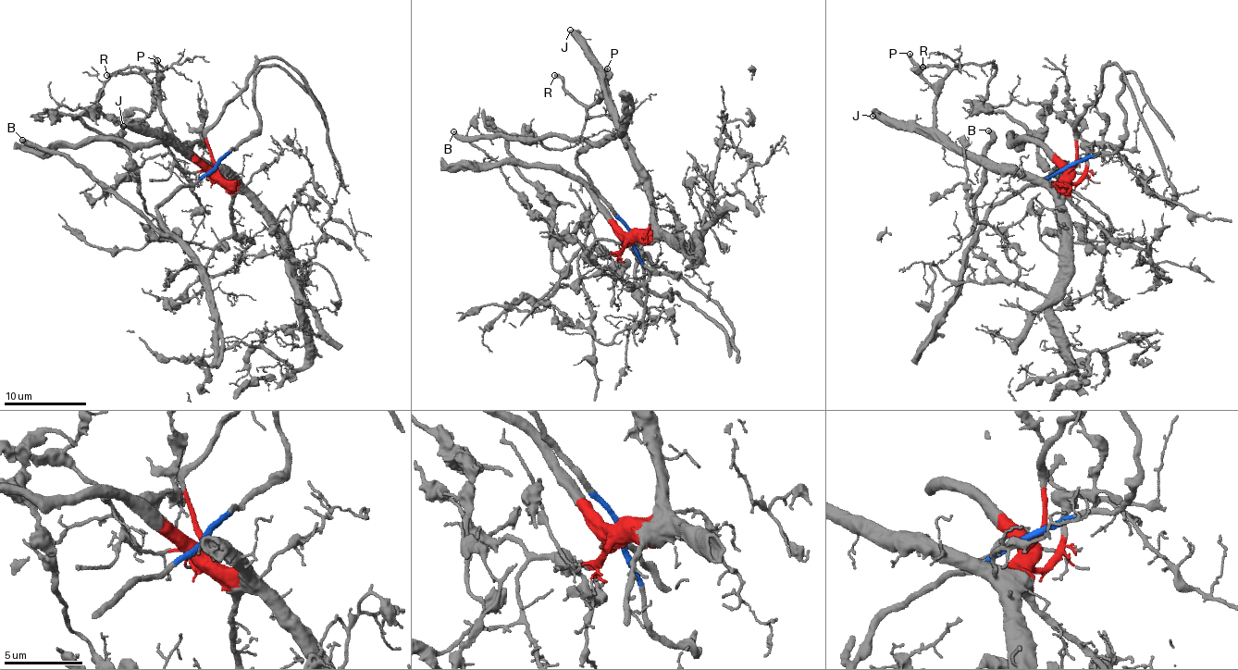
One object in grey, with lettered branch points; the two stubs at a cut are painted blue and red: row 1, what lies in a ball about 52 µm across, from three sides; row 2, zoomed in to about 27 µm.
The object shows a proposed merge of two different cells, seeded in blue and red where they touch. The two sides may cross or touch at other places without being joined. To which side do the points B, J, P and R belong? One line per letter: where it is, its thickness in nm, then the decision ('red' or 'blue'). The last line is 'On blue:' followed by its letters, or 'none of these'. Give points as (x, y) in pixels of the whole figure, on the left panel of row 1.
B: at (22, 140); 460 nm thick; blue
J: at (123, 126); 550 nm thick; red
P: at (157, 60); 280 nm thick; red
R: at (106, 75); 280 nm thick; red
On blue: B

